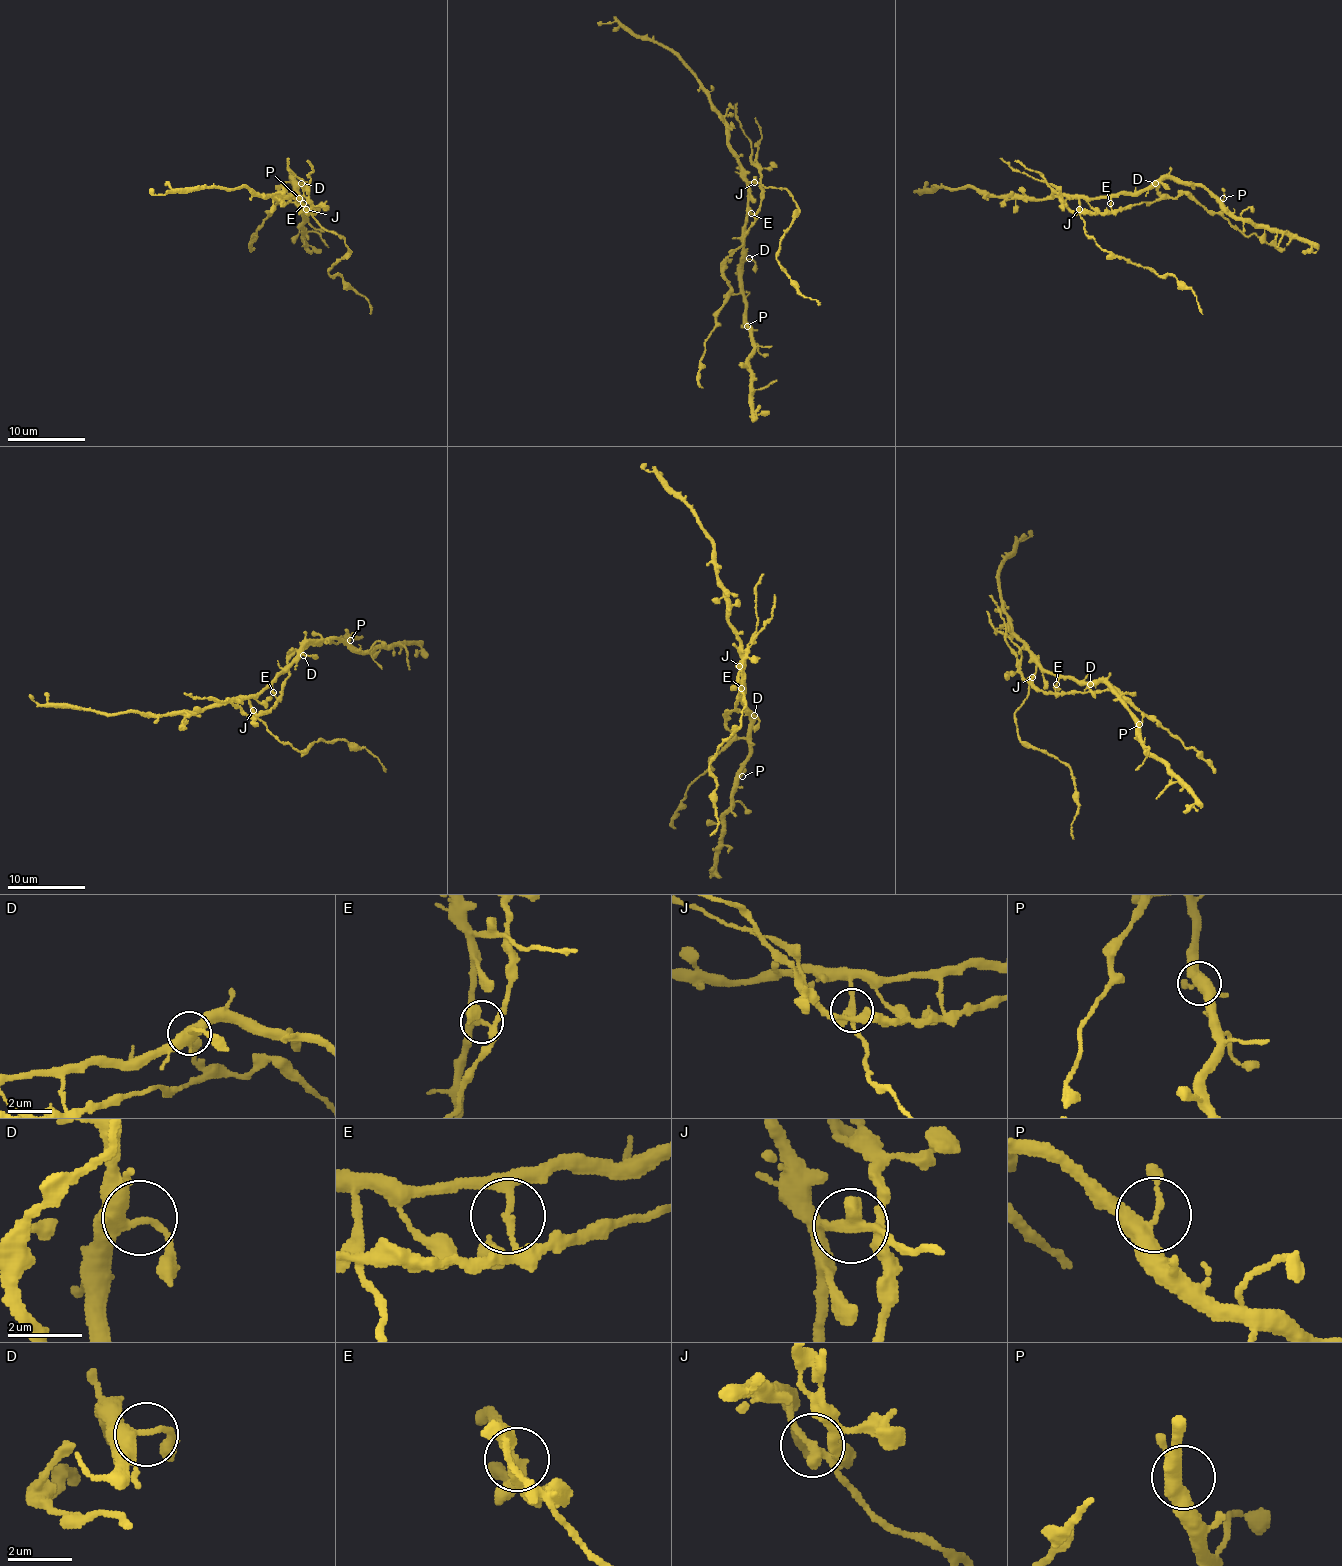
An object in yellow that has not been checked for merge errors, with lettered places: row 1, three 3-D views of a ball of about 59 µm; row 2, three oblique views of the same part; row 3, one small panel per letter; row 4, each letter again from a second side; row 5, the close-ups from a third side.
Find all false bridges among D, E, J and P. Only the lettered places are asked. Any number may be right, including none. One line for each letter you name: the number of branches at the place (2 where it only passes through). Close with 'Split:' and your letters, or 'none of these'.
E: 3 branches meet
J: 4 branches meet
Split: E, J

